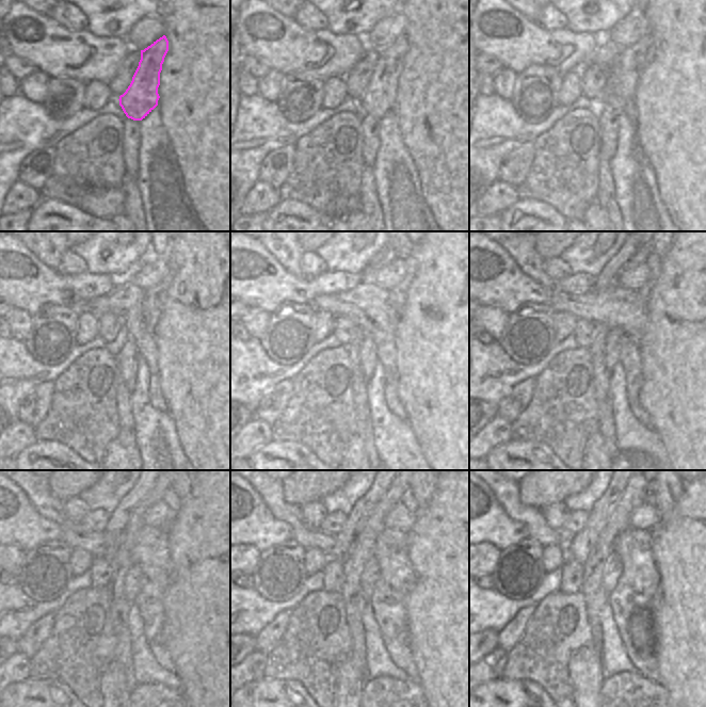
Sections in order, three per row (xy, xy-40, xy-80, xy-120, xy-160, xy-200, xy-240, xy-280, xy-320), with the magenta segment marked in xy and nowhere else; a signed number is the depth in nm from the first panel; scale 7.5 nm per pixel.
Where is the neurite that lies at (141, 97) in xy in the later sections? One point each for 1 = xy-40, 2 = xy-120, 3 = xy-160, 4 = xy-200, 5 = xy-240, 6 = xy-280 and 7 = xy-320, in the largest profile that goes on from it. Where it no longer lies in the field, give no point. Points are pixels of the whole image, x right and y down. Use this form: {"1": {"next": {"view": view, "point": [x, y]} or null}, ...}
{"1": {"next": {"view": "xy-40", "point": [379, 98]}}, "2": {"next": {"view": "xy-120", "point": [154, 300]}}, "3": {"next": {"view": "xy-160", "point": [397, 295]}}, "4": {"next": {"view": "xy-200", "point": [653, 261]}}, "5": {"next": {"view": "xy-240", "point": [171, 497]}}, "6": {"next": {"view": "xy-280", "point": [408, 499]}}, "7": {"next": {"view": "xy-320", "point": [650, 493]}}}

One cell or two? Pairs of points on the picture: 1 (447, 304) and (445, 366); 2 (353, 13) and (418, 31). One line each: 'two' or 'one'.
1: one
2: two

